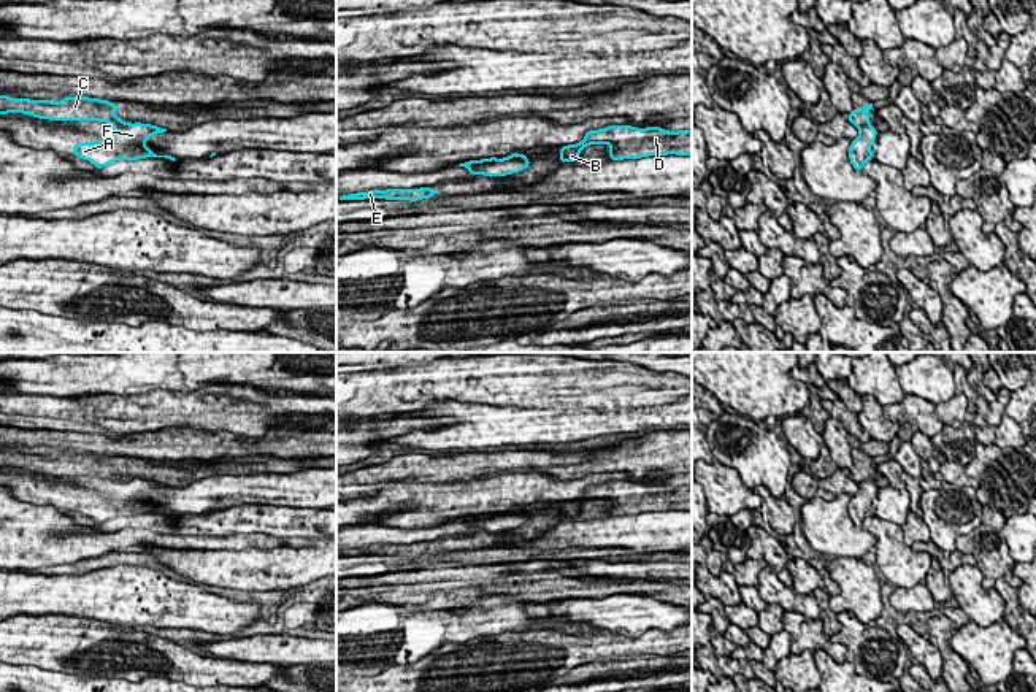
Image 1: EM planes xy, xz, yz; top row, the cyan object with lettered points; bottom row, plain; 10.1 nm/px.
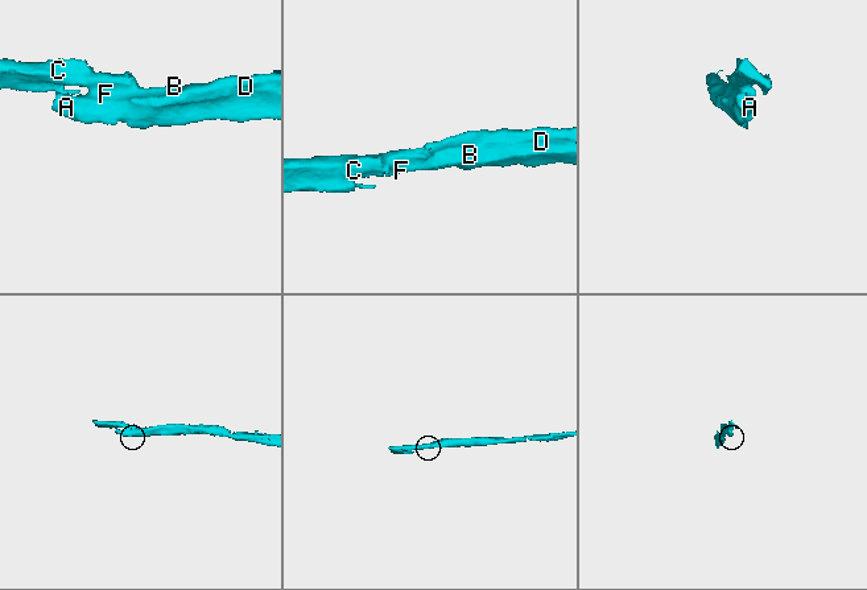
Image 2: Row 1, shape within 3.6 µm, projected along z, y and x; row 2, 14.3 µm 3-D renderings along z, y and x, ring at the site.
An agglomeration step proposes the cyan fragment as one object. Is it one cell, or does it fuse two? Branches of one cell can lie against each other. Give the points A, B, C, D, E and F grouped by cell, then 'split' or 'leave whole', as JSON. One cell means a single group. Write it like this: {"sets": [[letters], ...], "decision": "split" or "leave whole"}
{"sets": [["A", "B", "D", "F"], ["C", "E"]], "decision": "split"}

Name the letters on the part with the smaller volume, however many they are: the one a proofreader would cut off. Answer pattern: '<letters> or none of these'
C, E

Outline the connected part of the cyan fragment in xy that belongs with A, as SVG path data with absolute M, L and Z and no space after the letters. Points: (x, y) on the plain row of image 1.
M135 478L135 479L130 479L130 481L114 481L114 492L113 492L113 494L103 494L103 495L94 497L94 498L73 498L73 511L78 511L78 513L81 513L81 514L84 514L84 516L92 517L95 524L103 524L103 522L106 522L108 519L113 519L113 517L116 517L116 516L138 516L138 514L146 514L146 513L165 513L165 514L170 514L170 516L175 517L175 516L176 516L175 513L171 513L171 511L157 511L157 509L154 509L154 508L144 500L146 495L149 495L149 494L154 492L155 489L163 489L163 487L167 487L167 484L162 484L162 482L157 482L157 481L151 481L151 479L141 479L141 478Z

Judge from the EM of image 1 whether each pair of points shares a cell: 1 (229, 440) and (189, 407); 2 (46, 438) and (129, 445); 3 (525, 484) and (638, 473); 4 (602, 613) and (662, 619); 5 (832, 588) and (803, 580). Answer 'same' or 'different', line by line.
1: different
2: same
3: different
4: same
5: same

